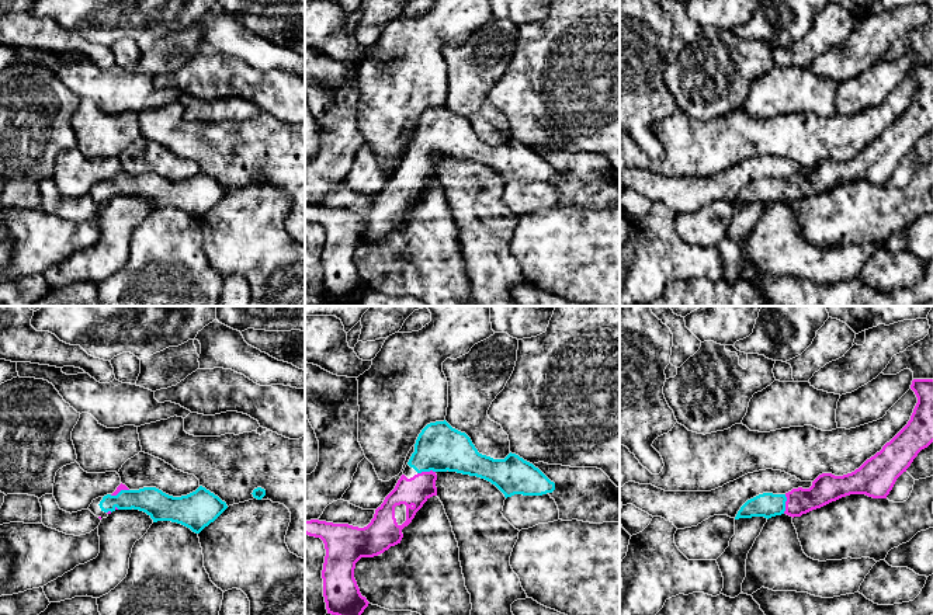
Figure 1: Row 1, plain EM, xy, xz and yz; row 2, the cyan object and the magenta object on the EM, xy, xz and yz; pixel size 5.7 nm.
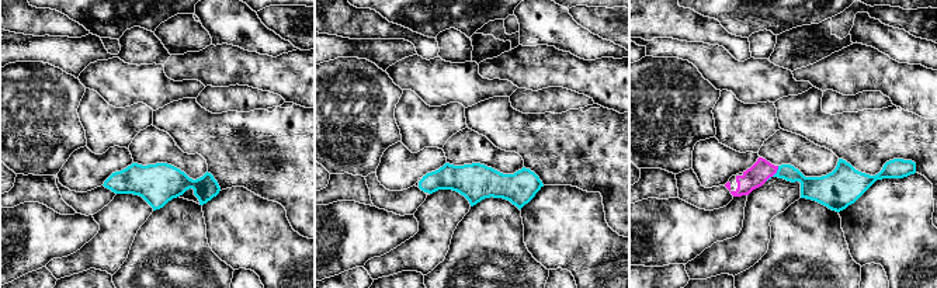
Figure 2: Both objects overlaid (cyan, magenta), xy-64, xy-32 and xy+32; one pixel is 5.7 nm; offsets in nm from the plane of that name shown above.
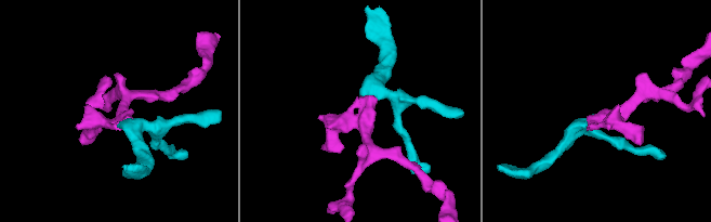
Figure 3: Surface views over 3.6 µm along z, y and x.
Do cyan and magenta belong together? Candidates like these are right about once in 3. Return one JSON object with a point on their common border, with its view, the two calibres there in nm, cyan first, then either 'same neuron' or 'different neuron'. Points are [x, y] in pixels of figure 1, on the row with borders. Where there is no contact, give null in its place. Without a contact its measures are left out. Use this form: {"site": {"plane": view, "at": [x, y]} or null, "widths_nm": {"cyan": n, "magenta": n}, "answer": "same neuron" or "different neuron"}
{"site": {"plane": "yz", "at": [784, 504]}, "widths_nm": {"cyan": 140, "magenta": 160}, "answer": "same neuron"}

